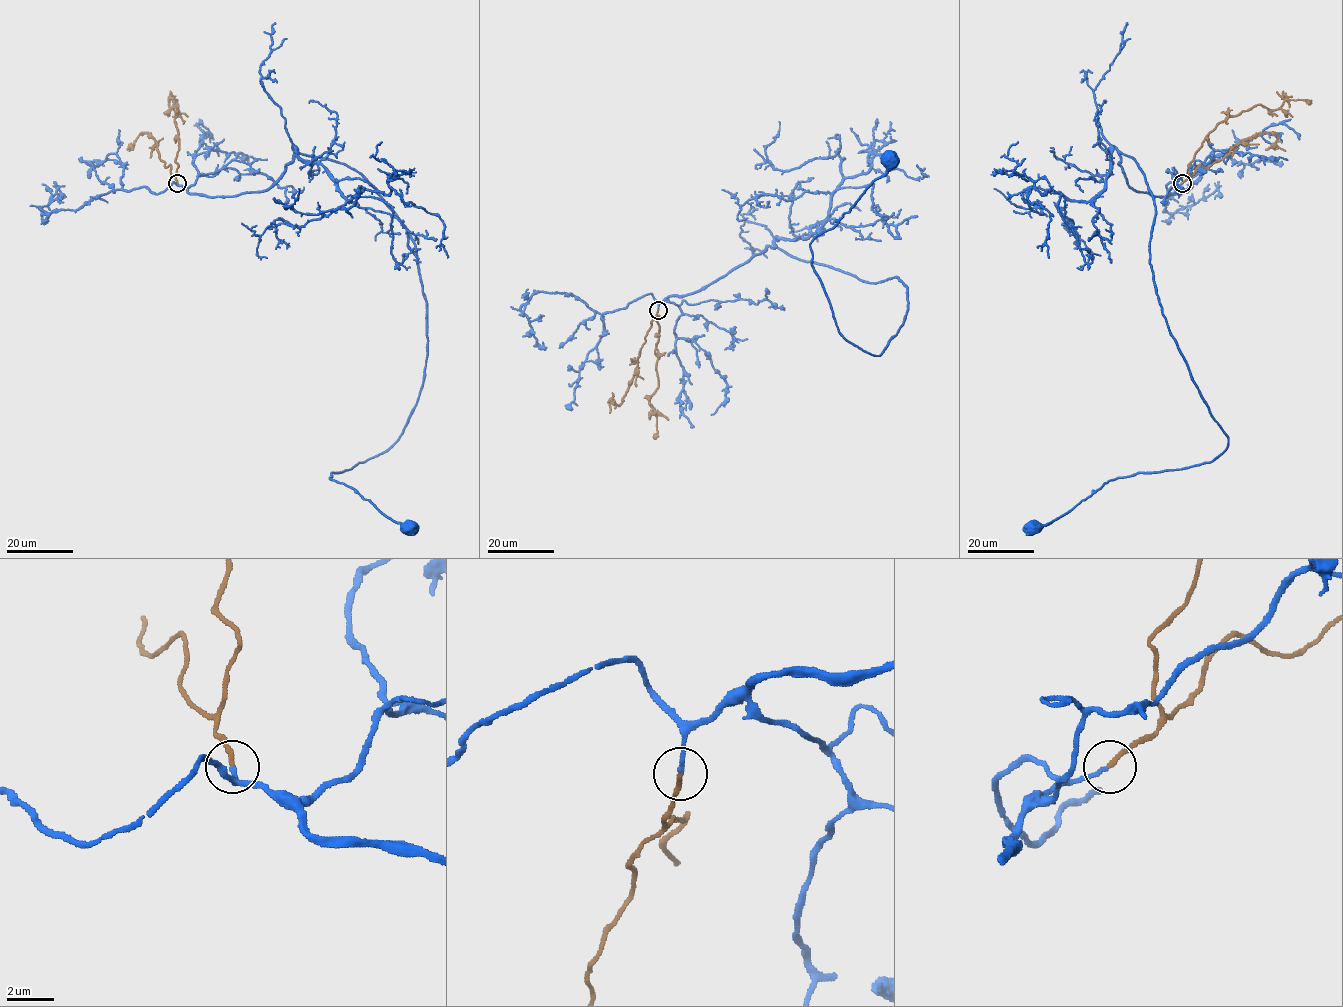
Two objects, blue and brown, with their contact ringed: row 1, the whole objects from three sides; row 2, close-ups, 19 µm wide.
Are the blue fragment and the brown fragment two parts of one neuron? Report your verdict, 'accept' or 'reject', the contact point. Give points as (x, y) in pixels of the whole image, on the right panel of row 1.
accept | (1182, 183)

